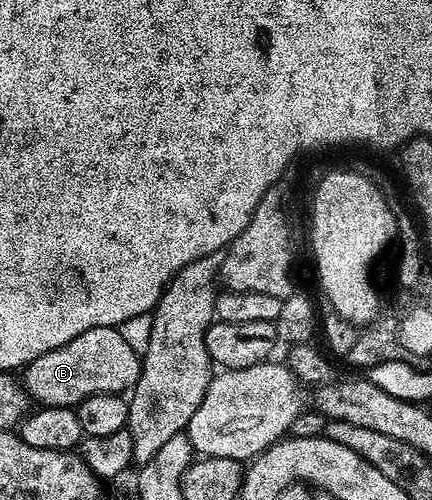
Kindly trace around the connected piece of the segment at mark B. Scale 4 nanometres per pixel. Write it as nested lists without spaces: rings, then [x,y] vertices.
[[[97,326],[93,330],[85,330],[85,334],[77,334],[77,338],[73,338],[65,346],[33,358],[33,362],[29,362],[22,369],[21,383],[28,397],[36,405],[45,408],[49,406],[75,408],[82,400],[93,394],[123,394],[134,388],[139,377],[140,363],[140,353],[135,352],[133,346],[125,342],[125,338],[121,338],[118,327]]]

